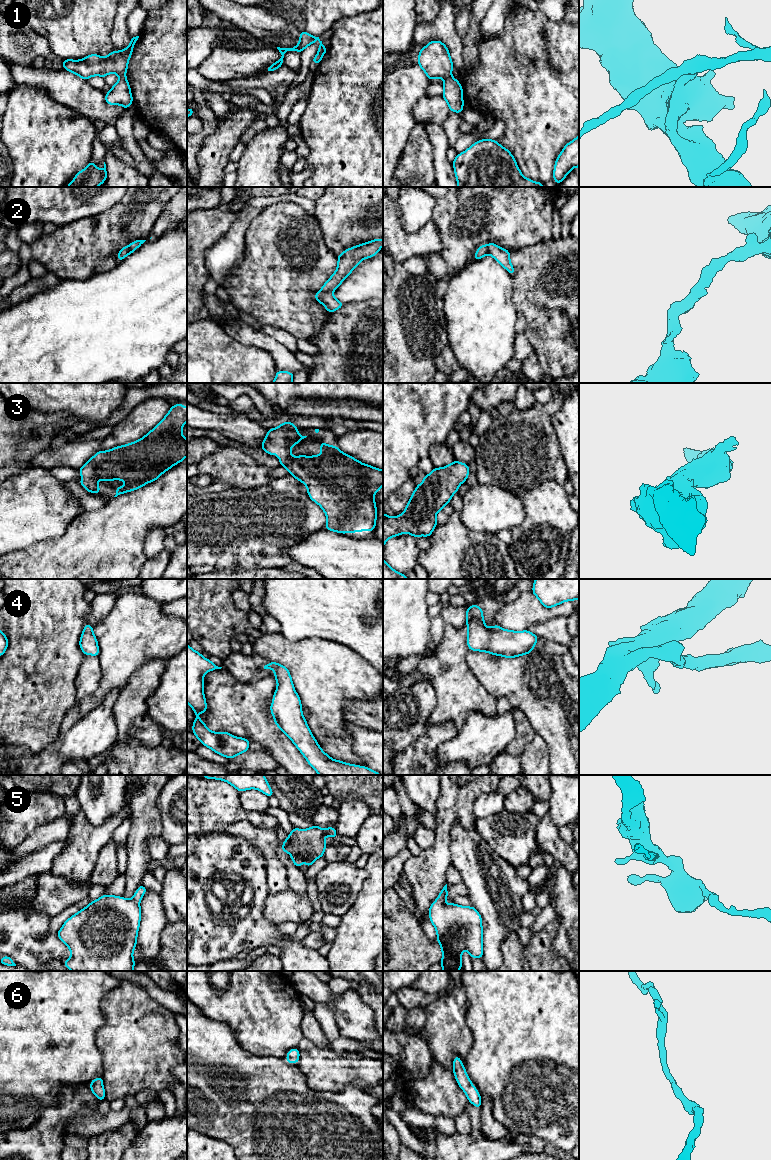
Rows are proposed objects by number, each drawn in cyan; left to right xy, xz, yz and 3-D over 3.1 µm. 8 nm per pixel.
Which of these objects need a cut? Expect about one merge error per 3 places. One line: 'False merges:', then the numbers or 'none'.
False merges: 1

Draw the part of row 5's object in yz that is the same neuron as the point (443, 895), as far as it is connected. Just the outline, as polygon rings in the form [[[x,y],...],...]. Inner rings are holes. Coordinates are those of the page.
[[[447,884],[429,908],[429,917],[437,933],[437,942],[442,949],[443,971],[459,971],[461,955],[467,950],[471,958],[483,956],[482,918],[473,907],[454,903],[446,904]]]

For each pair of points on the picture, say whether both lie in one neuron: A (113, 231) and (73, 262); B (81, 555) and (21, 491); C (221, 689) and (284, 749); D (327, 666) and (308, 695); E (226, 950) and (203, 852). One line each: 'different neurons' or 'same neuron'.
A: same neuron
B: different neurons
C: same neuron
D: same neuron
E: same neuron

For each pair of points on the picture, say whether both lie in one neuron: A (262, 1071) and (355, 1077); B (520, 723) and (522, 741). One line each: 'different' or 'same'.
A: different
B: same

